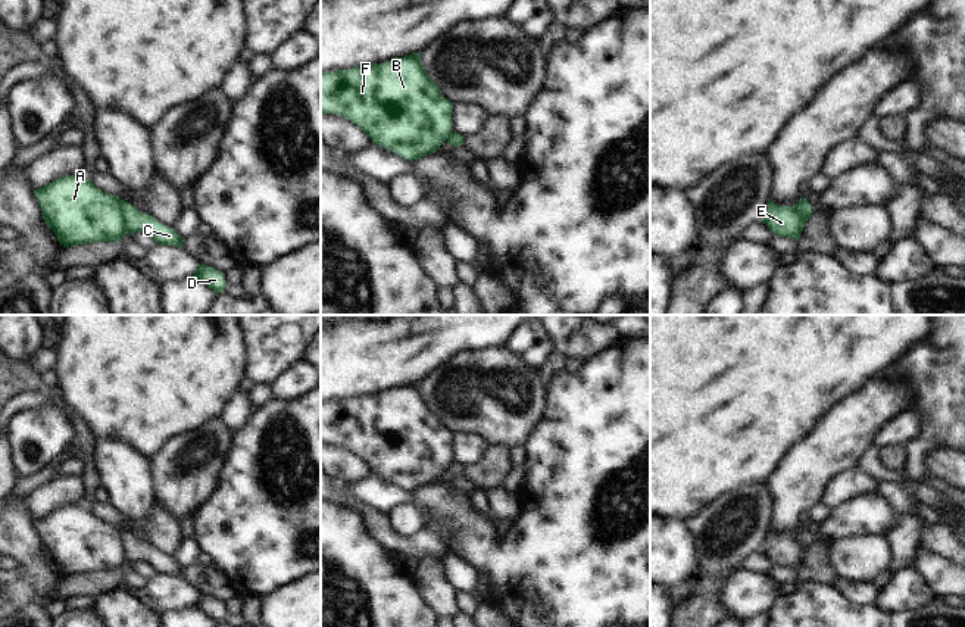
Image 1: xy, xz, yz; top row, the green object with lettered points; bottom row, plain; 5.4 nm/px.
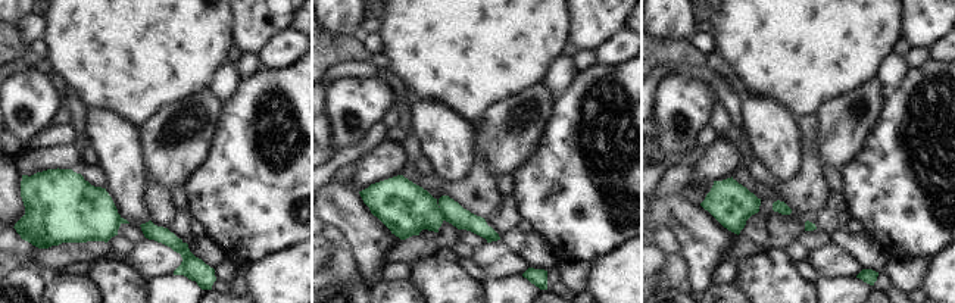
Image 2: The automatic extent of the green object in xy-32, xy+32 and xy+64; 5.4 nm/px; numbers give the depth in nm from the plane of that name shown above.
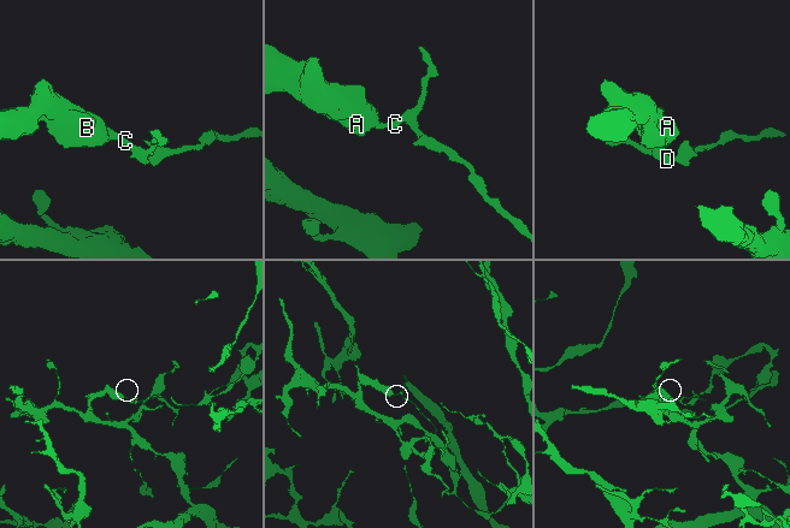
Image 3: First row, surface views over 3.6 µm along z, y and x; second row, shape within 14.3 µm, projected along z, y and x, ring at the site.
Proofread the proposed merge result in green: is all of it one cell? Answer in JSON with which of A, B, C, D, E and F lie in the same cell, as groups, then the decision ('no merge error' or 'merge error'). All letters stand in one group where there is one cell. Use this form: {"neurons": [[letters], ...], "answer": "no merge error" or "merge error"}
{"neurons": [["A", "B", "E", "F"], ["C", "D"]], "answer": "merge error"}

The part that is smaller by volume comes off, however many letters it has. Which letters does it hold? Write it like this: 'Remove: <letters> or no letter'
Remove: C, D

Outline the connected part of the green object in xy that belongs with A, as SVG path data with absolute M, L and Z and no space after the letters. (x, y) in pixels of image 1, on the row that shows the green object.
M79 175L62 177L34 196L47 227L63 247L113 241L127 234L121 199Z

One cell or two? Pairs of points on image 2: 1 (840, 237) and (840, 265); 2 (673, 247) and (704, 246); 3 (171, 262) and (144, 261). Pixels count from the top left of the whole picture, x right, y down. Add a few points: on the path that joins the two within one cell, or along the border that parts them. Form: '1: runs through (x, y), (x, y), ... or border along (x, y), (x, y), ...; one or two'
1: border along (830, 241), (846, 252), (863, 268); two
2: border along (658, 225), (665, 225), (674, 234), (683, 252); two
3: runs through (165, 261), (150, 261); one

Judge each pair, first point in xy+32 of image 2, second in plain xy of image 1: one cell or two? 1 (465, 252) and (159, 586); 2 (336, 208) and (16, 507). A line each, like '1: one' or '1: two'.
1: two
2: one

